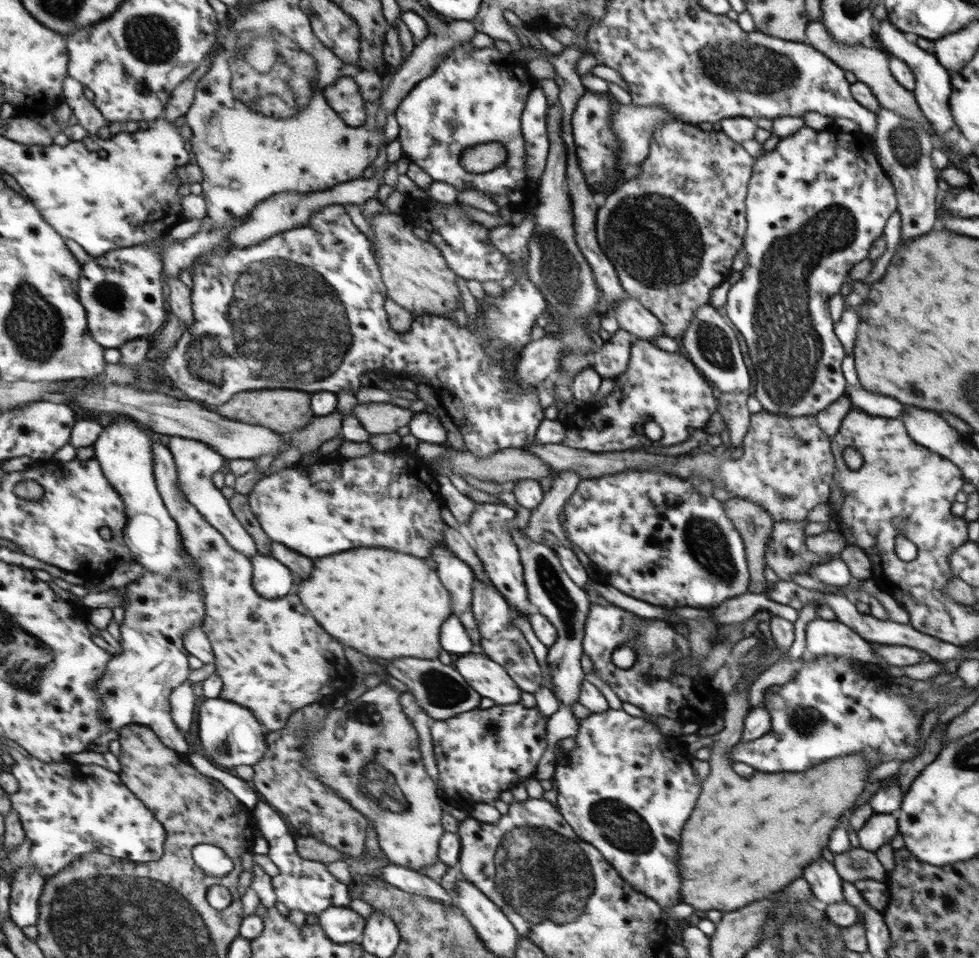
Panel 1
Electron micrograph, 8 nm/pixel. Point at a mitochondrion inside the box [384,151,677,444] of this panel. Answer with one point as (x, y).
(561, 274)

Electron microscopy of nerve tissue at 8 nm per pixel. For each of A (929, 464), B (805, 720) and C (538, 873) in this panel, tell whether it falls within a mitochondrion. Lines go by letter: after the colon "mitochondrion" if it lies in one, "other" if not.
A: other
B: mitochondrion
C: mitochondrion

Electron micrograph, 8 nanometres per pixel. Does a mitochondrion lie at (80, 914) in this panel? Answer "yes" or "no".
yes

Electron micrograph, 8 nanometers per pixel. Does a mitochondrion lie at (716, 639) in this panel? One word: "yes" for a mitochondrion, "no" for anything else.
no

